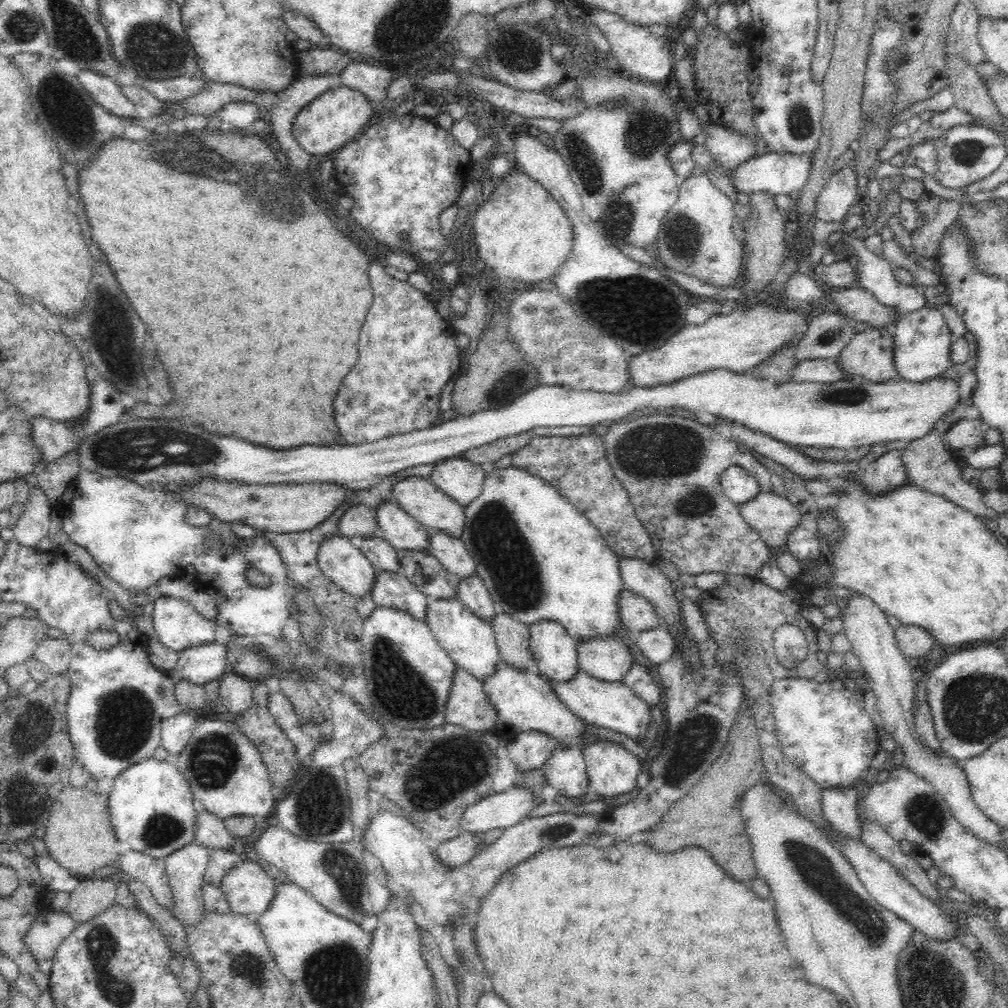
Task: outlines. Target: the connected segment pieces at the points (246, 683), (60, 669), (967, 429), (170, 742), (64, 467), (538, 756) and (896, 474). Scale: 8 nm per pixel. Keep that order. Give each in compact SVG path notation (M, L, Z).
M229 670L219 680L220 693L217 701L220 701L230 714L234 714L236 717L245 715L245 712L252 706L252 680L243 678Z
M48 637L38 645L32 657L44 663L53 675L67 673L71 661L69 640Z
M960 419L945 433L944 439L951 450L976 450L985 446L984 438L987 429L978 419Z
M203 712L180 713L163 721L161 744L169 752L172 759L175 759L190 742L201 714Z
M72 451L43 471L35 472L33 481L44 491L48 502L56 504L80 472L78 457Z
M528 730L517 734L506 746L513 769L517 766L519 770L528 770L541 768L558 746L558 742L555 736L539 730Z
M888 450L871 464L861 468L857 476L868 492L880 494L908 483L908 473L904 467L901 451Z

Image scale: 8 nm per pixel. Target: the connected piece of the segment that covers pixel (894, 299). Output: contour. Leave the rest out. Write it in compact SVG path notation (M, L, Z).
M851 234L846 236L843 244L851 246L854 250L854 259L857 264L855 268L855 275L858 278L860 285L864 286L866 290L869 290L878 302L883 305L892 307L898 310L901 315L908 314L926 306L927 302L924 299L924 294L918 285L905 285L896 280L893 275L893 267L887 259L882 255L876 255L876 253L869 251L866 248L864 240L857 239Z

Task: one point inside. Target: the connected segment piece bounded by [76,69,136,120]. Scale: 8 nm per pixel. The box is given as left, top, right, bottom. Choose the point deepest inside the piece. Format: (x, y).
(103, 89)

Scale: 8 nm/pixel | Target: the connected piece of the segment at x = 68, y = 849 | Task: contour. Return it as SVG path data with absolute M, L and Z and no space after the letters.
M69 784L53 803L42 839L48 856L74 877L92 876L99 868L119 858L114 849L117 838L108 816L108 802L106 794L94 794L86 786L75 788Z

